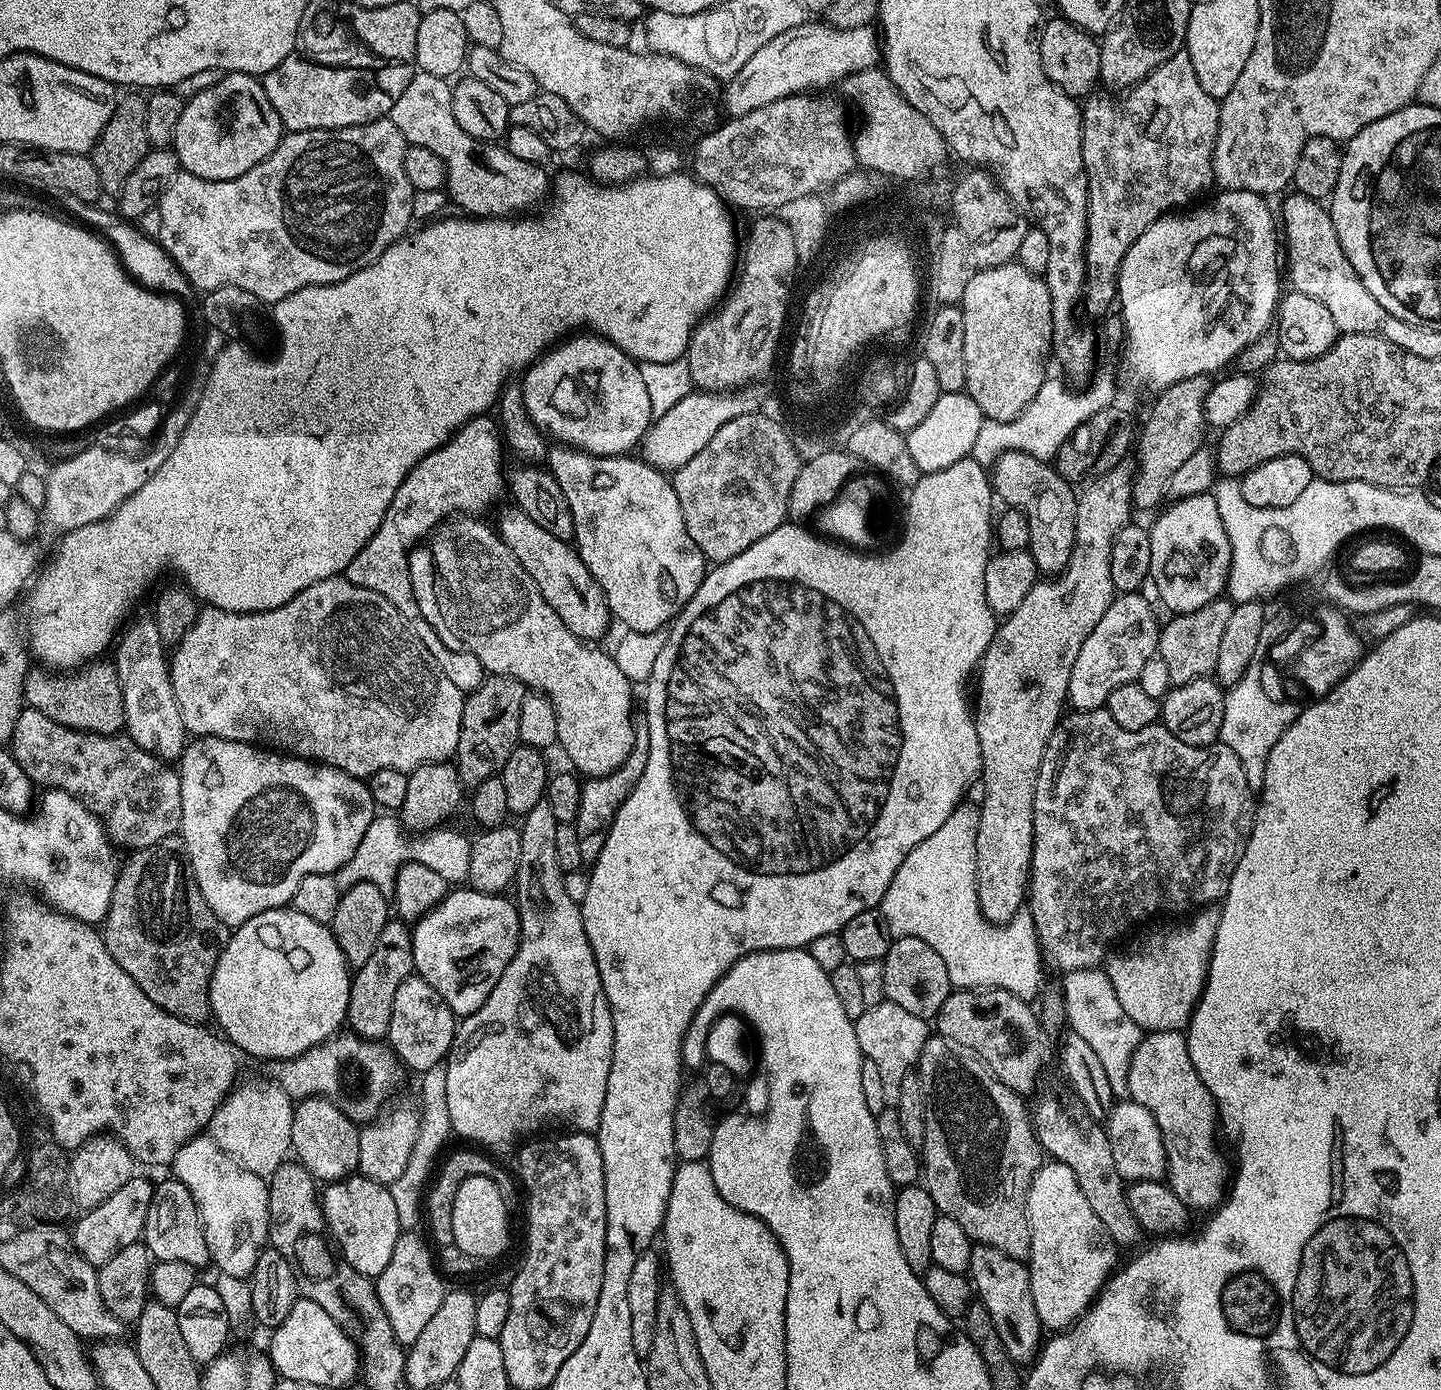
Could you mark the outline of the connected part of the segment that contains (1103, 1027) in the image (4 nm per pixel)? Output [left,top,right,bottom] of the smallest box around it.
[1063,968,1142,1097]

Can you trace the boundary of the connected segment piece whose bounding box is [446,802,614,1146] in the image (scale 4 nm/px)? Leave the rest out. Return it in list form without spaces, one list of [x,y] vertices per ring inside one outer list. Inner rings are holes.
[[[545,802],[534,806],[534,810],[530,810],[519,821],[520,841],[522,842],[522,854],[518,854],[518,870],[516,871],[516,879],[514,881],[514,889],[516,888],[516,896],[514,895],[514,903],[518,910],[518,918],[520,919],[520,941],[518,942],[518,950],[514,954],[514,958],[510,958],[510,966],[506,966],[502,970],[502,974],[496,977],[496,985],[494,990],[490,990],[490,998],[486,998],[486,1002],[482,1002],[482,1006],[478,1006],[478,1010],[474,1010],[474,1014],[463,1017],[459,1021],[456,1037],[452,1043],[452,1051],[449,1052],[446,1061],[446,1079],[447,1079],[447,1109],[450,1110],[450,1122],[452,1123],[453,1133],[464,1140],[473,1140],[473,1145],[484,1146],[480,1144],[512,1144],[515,1140],[523,1141],[525,1138],[535,1137],[537,1134],[543,1133],[545,1130],[571,1130],[573,1132],[595,1132],[600,1129],[600,1119],[602,1118],[602,1106],[606,1102],[606,1082],[610,1082],[610,1066],[612,1065],[612,1047],[614,1046],[614,1026],[612,1025],[612,1011],[608,1005],[608,999],[604,993],[604,987],[600,981],[598,974],[598,962],[594,958],[594,950],[590,946],[590,942],[586,938],[586,926],[582,926],[582,914],[580,913],[580,905],[574,902],[574,898],[570,898],[570,894],[566,890],[566,882],[564,881],[564,871],[558,866],[558,853],[554,837],[558,834],[558,824],[554,818],[554,813],[550,810],[550,806]]]

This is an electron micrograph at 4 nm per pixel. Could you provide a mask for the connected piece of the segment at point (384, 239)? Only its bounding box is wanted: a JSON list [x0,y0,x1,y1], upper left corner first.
[158,118,414,306]

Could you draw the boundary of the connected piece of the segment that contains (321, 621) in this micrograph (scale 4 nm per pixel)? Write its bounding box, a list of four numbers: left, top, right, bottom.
[170,575,465,778]

